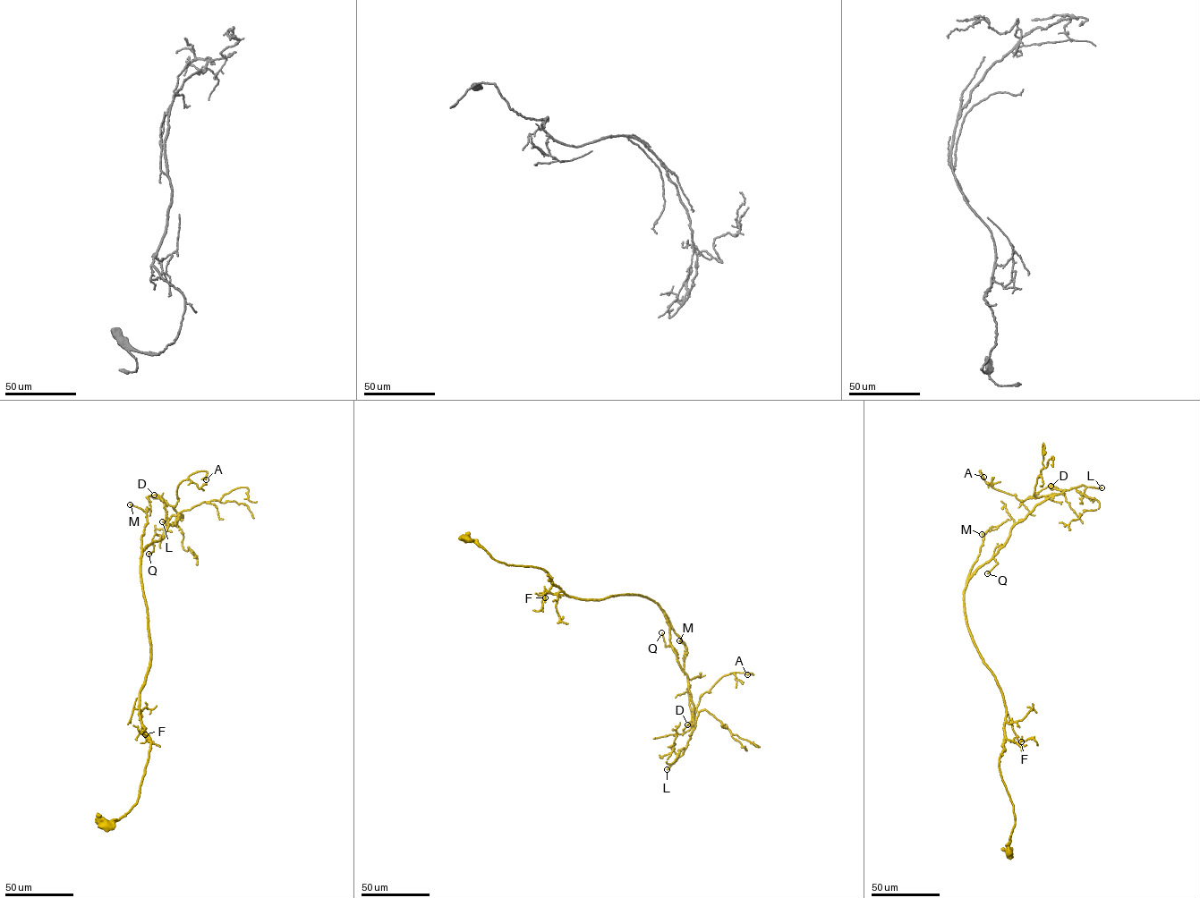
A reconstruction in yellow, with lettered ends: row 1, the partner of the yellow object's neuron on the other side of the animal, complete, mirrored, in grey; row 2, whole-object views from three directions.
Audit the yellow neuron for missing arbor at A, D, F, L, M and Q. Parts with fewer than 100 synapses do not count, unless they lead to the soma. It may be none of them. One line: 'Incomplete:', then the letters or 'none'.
Incomplete: D, L

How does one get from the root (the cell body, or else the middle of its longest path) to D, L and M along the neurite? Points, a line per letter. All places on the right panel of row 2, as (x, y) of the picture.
D: (1009, 854), (1015, 817), (999, 766), (1006, 707), (967, 625), (964, 590), (1013, 526), (1065, 490), (1051, 486)
L: (1009, 854), (1015, 817), (999, 766), (1006, 707), (967, 625), (964, 590), (1035, 505), (1082, 485), (1102, 487)
M: (1009, 854), (1015, 817), (999, 766), (1006, 707), (964, 606), (982, 534)

